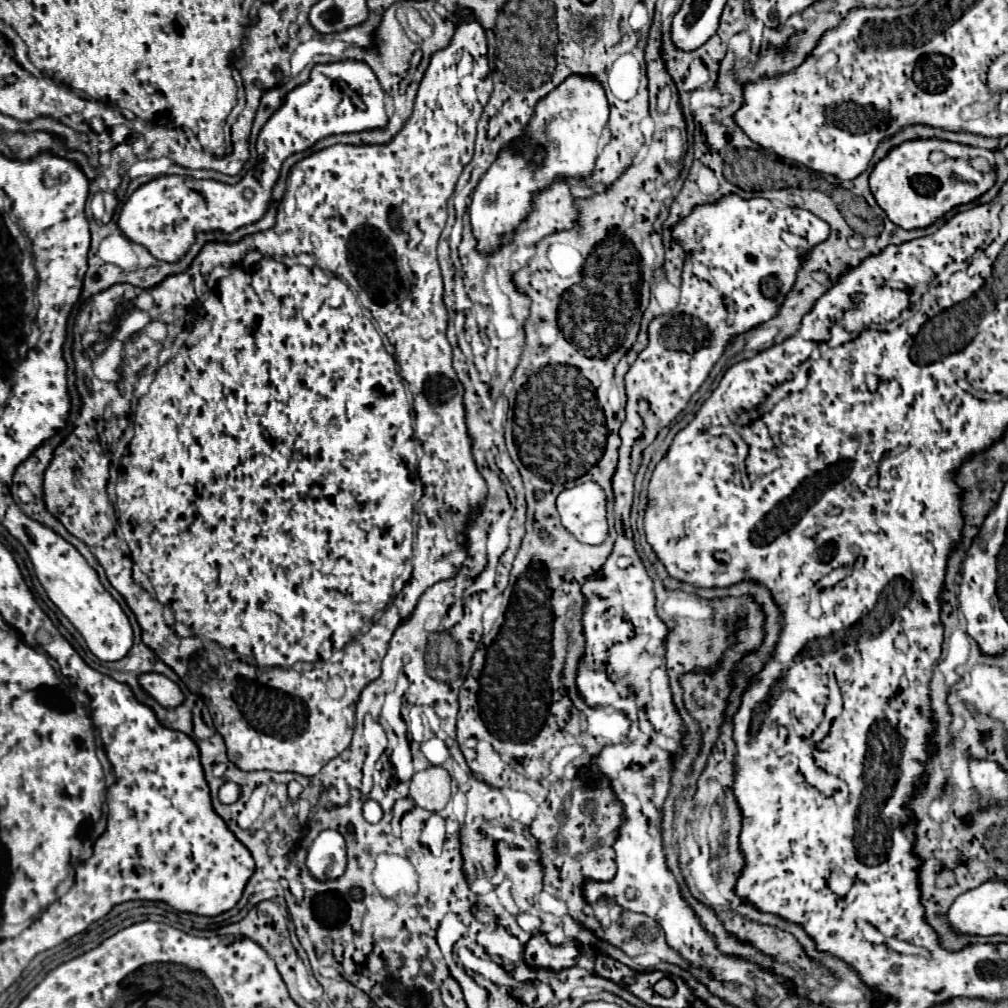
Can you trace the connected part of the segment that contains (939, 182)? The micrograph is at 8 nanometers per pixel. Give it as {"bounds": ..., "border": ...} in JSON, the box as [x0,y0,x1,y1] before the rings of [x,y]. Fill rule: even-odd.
{"bounds":[869,141,987,229],"border":[[[909,141],[887,153],[883,161],[879,161],[869,177],[871,193],[875,195],[879,207],[887,213],[887,217],[903,227],[903,229],[925,229],[935,221],[943,219],[957,205],[967,205],[979,199],[987,189],[975,189],[975,169],[969,165],[969,159],[983,155],[983,149],[971,149],[959,143],[949,141]],[[931,153],[943,153],[945,159],[935,163]],[[959,175],[971,175],[965,183],[959,183]]]}

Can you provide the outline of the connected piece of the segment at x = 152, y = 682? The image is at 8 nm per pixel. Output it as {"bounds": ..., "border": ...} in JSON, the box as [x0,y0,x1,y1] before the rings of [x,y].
{"bounds":[139,673,185,707],"border":[[[145,673],[139,677],[139,683],[163,707],[179,707],[181,699],[185,699],[179,685],[161,673]]]}

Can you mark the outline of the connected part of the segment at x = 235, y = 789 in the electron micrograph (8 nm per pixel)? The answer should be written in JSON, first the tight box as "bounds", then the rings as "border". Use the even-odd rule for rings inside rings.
{"bounds":[219,781,241,803],"border":[[[227,781],[221,789],[219,789],[219,799],[221,803],[235,803],[241,795],[241,785],[233,783],[233,781]]]}

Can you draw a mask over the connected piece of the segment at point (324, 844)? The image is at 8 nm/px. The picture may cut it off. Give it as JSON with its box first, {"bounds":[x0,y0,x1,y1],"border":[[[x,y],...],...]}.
{"bounds":[307,831,347,881],"border":[[[323,831],[319,837],[311,843],[307,853],[307,867],[311,875],[319,881],[337,879],[345,873],[347,865],[347,847],[345,839],[337,831]]]}

